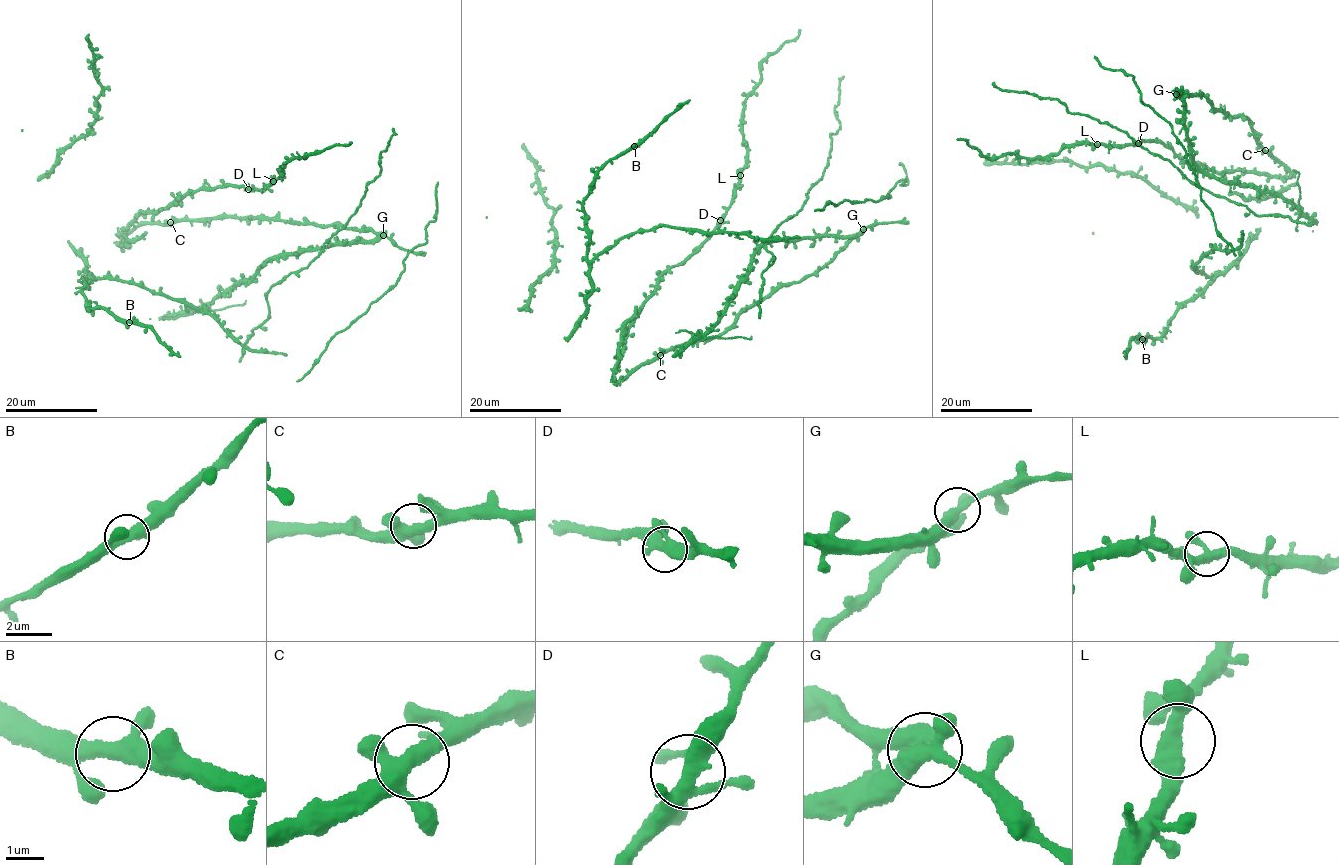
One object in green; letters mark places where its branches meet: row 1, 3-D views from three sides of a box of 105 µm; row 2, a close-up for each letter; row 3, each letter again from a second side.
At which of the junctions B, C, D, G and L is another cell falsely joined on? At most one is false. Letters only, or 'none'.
G

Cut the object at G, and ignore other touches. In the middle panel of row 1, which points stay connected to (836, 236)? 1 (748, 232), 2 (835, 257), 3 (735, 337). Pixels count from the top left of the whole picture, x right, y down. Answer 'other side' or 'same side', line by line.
1: other side
2: other side
3: same side

